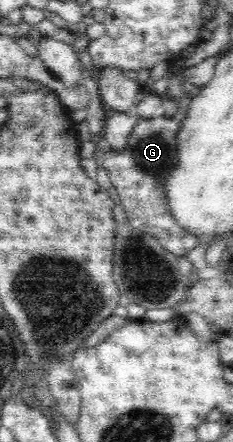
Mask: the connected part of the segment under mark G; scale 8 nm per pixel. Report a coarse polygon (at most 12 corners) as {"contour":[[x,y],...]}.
{"contour":[[180,120],[134,125],[103,167],[128,223],[184,256],[198,237],[176,223],[162,190]]}

